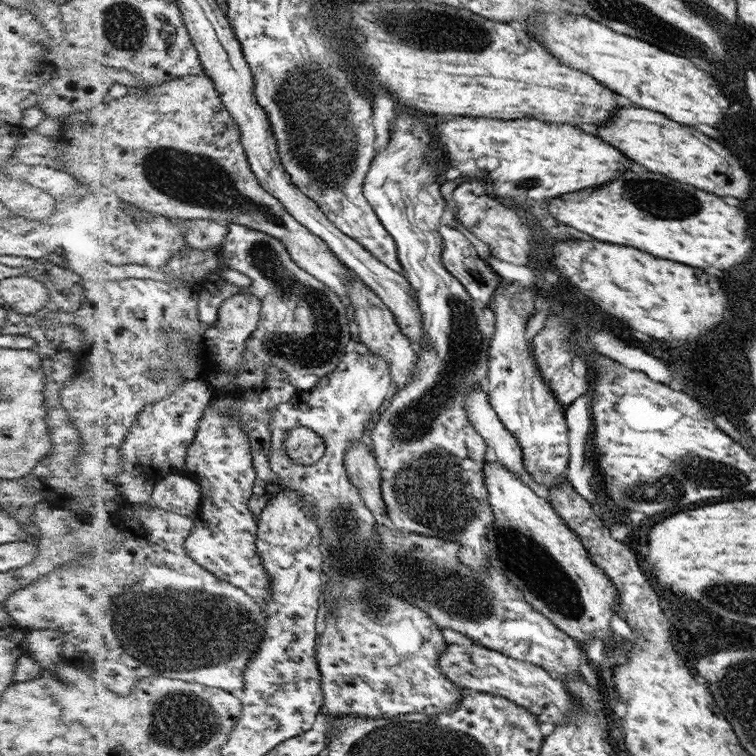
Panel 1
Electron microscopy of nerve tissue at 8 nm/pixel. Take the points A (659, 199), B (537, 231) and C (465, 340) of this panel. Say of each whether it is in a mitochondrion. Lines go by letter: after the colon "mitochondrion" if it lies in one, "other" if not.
A: mitochondrion
B: other
C: mitochondrion

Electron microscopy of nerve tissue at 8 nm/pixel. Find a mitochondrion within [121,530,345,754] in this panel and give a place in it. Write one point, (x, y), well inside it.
(159, 723)

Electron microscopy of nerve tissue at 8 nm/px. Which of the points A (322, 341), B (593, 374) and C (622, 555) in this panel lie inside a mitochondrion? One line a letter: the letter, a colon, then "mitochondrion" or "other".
A: mitochondrion
B: other
C: other

